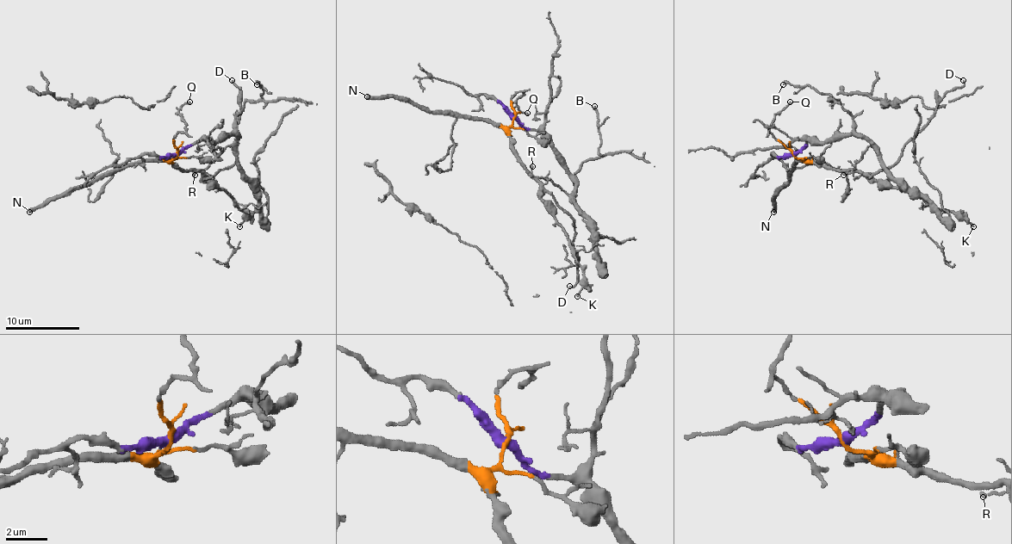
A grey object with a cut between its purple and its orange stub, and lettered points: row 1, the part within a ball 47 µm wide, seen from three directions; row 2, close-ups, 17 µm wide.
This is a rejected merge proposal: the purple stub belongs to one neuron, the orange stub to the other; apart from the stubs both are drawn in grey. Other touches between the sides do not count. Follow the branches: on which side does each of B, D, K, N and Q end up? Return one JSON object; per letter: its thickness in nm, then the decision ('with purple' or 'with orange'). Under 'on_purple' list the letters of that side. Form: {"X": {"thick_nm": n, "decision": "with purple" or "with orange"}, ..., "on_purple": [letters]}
{"B": {"thick_nm": 280, "decision": "with purple"}, "D": {"thick_nm": 150, "decision": "with orange"}, "K": {"thick_nm": 120, "decision": "with orange"}, "N": {"thick_nm": 420, "decision": "with orange"}, "Q": {"thick_nm": 150, "decision": "with orange"}, "on_purple": ["B"]}

